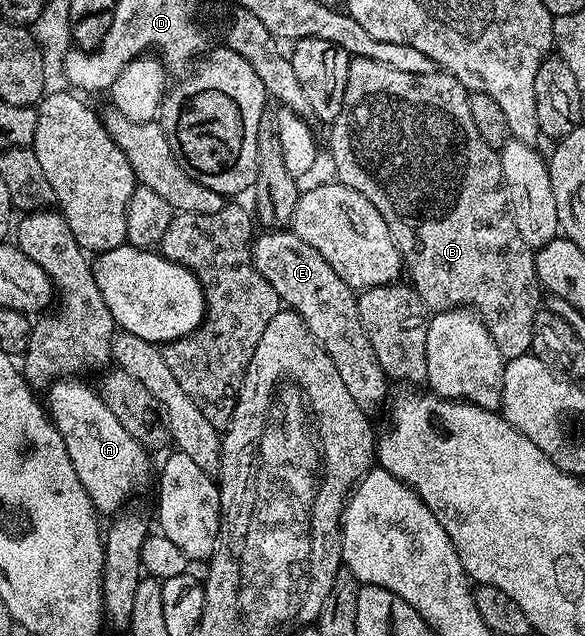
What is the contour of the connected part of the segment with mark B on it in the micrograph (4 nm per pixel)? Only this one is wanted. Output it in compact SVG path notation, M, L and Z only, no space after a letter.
M352 57L348 62L346 95L342 99L342 111L338 111L338 119L330 123L332 134L328 137L328 149L332 152L332 169L336 172L335 180L341 185L366 195L366 199L370 199L370 203L378 207L378 215L386 219L386 227L390 227L390 235L400 252L407 280L416 290L425 307L430 311L461 307L475 311L482 319L486 331L490 331L490 339L498 343L498 351L504 358L520 357L531 350L534 315L538 315L542 308L542 297L540 301L542 290L536 274L536 254L522 240L522 235L518 235L518 227L512 218L511 209L508 208L508 195L504 191L499 152L492 149L490 143L482 139L482 135L478 135L478 127L474 127L474 118L470 116L469 92L469 89L457 77L443 71L412 75L410 71L394 71L394 67L386 63L378 63L374 59Z

